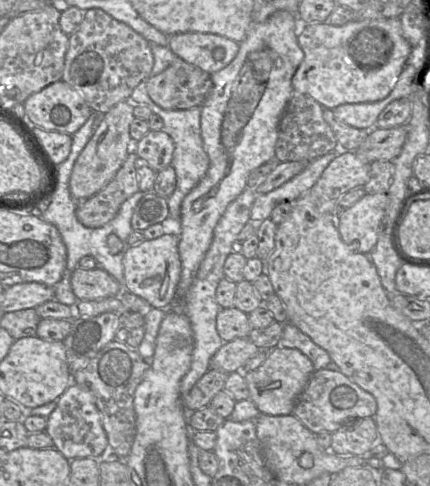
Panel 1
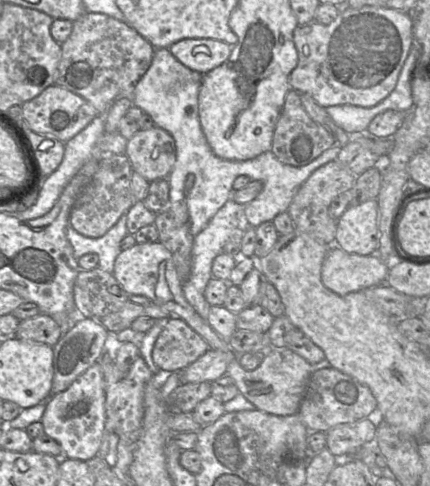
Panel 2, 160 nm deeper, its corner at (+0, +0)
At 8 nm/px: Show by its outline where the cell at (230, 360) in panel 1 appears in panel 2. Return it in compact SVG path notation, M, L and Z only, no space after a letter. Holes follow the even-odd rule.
M208 349L195 362L180 371L181 384L213 382L226 374L233 359L238 359L232 350L221 351Z

